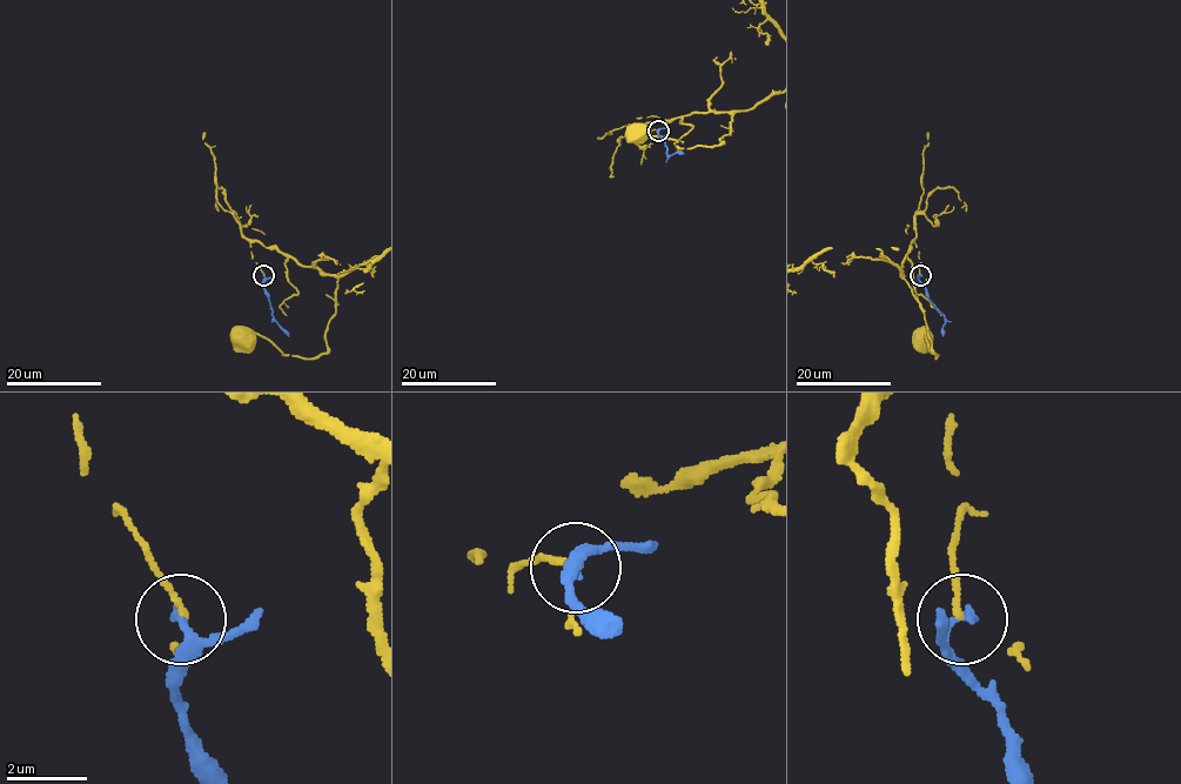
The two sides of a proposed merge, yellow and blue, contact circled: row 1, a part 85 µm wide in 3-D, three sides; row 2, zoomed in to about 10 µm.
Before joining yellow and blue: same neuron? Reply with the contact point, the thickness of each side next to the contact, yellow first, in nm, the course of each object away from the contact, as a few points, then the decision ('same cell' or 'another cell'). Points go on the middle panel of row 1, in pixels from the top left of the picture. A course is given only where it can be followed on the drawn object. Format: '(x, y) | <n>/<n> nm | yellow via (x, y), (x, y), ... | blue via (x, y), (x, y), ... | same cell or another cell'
(658, 131) | 110/180 nm | yellow via (659, 131), (645, 126), (695, 112), (732, 118), (722, 142), (679, 148), (638, 132) | blue via (659, 131), (670, 155), (684, 153) | another cell

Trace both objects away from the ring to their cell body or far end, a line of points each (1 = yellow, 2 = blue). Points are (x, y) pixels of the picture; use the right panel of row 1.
1: (920, 275), (913, 241), (901, 276), (921, 310), (935, 357), (926, 334), (921, 340)
2: (920, 275), (919, 281), (930, 301), (945, 319), (943, 336)

